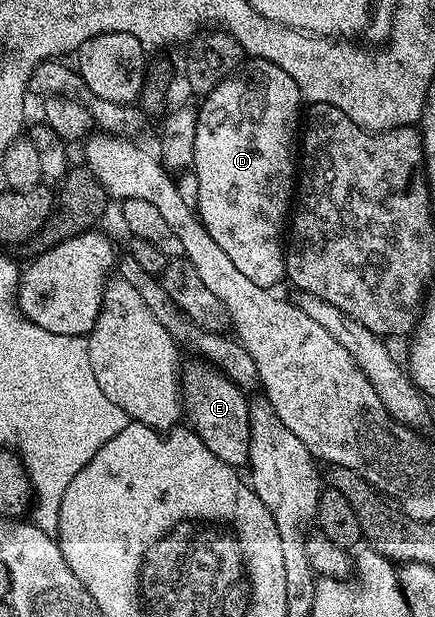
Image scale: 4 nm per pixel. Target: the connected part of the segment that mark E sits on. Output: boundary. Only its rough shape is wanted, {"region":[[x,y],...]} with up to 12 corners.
{"region":[[185,363],[182,408],[214,458],[250,454],[249,397],[211,364]]}

